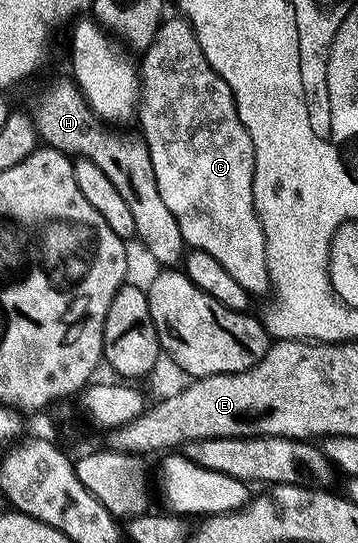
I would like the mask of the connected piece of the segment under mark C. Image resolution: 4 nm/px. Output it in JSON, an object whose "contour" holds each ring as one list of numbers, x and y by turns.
{"contour":[[184,16,162,20,157,29,155,39,149,43,148,49,144,50,142,61,139,61,139,104,135,110,136,120,141,120,141,133,143,144,149,148,151,155,151,167,155,167,155,183,159,187,159,195,163,195,163,203,167,203,167,211,175,217,175,223,179,223,182,242,194,249,207,251,211,259,219,259,223,267,227,267,229,274,234,277,250,294,270,292,269,272,265,270,265,236,261,230,261,220,253,206,253,176,255,175,255,151,251,143,251,135,247,127,243,127,243,119,239,119,237,104,233,98,231,87,215,71,203,51,197,32,189,24]]}

